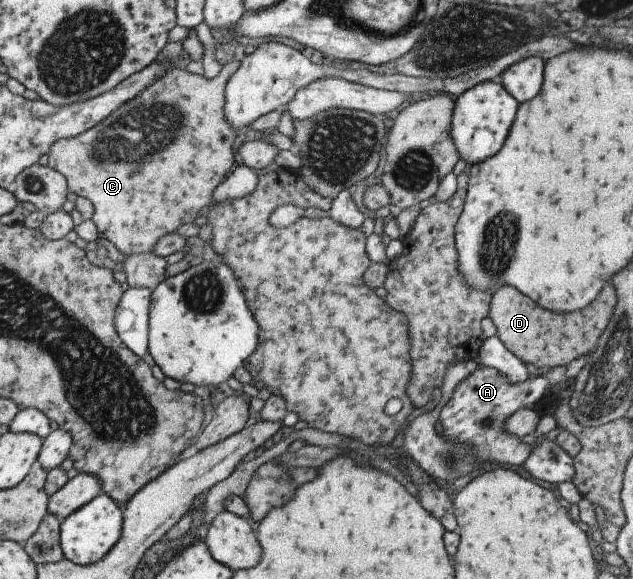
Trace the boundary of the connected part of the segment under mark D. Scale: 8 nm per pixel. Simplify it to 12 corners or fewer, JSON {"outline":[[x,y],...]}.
{"outline":[[605,284],[593,304],[558,313],[511,286],[488,317],[521,362],[549,370],[596,347],[615,306]]}

